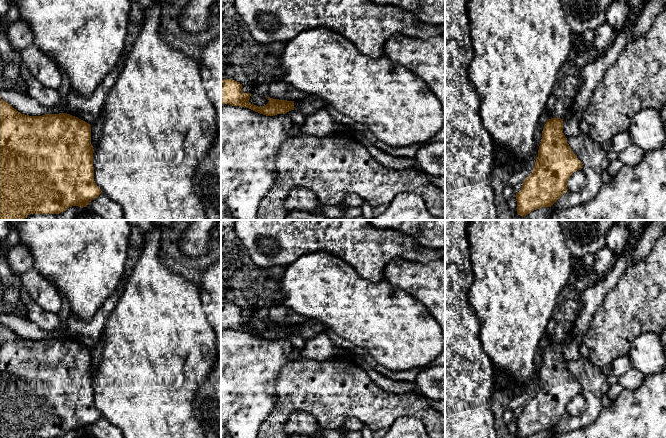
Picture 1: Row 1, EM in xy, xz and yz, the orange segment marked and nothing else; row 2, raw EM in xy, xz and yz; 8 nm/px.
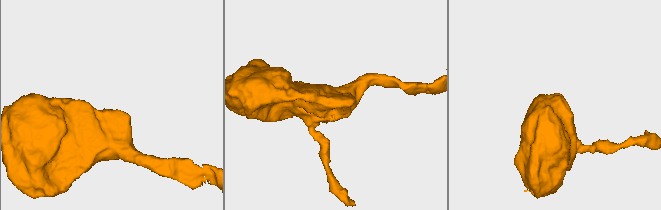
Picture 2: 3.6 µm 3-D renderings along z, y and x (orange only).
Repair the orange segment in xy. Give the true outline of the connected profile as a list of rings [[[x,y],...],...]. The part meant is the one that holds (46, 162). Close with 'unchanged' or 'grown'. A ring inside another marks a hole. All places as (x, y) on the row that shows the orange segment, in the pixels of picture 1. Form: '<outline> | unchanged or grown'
[[[0,97],[0,220],[24,220],[31,214],[59,214],[69,207],[87,207],[102,191],[94,181],[93,153],[91,144],[91,125],[67,113],[29,116],[21,114]]] | unchanged

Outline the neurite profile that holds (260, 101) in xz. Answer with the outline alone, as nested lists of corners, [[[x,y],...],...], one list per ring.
[[[251,93],[249,102],[258,107],[263,107],[264,105],[266,105],[269,102],[269,100],[267,97],[263,97],[263,96],[259,96],[259,95]]]

